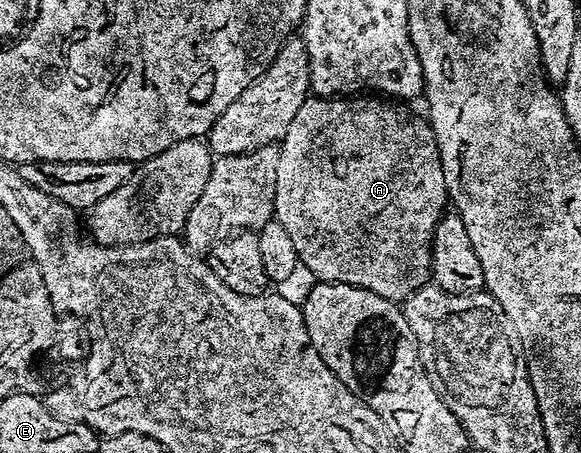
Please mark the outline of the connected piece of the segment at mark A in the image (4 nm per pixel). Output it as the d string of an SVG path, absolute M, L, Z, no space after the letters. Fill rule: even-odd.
M309 96L308 100L302 103L302 107L298 107L284 140L279 142L278 187L274 214L275 220L280 221L282 227L286 227L286 235L290 235L294 242L297 262L303 268L305 265L316 276L317 282L333 281L362 287L374 291L374 295L382 295L387 301L397 303L404 302L411 293L416 293L423 285L429 284L432 276L432 237L449 204L448 188L434 131L423 116L408 117L403 108L407 109L403 104L393 103L388 99L329 99Z

